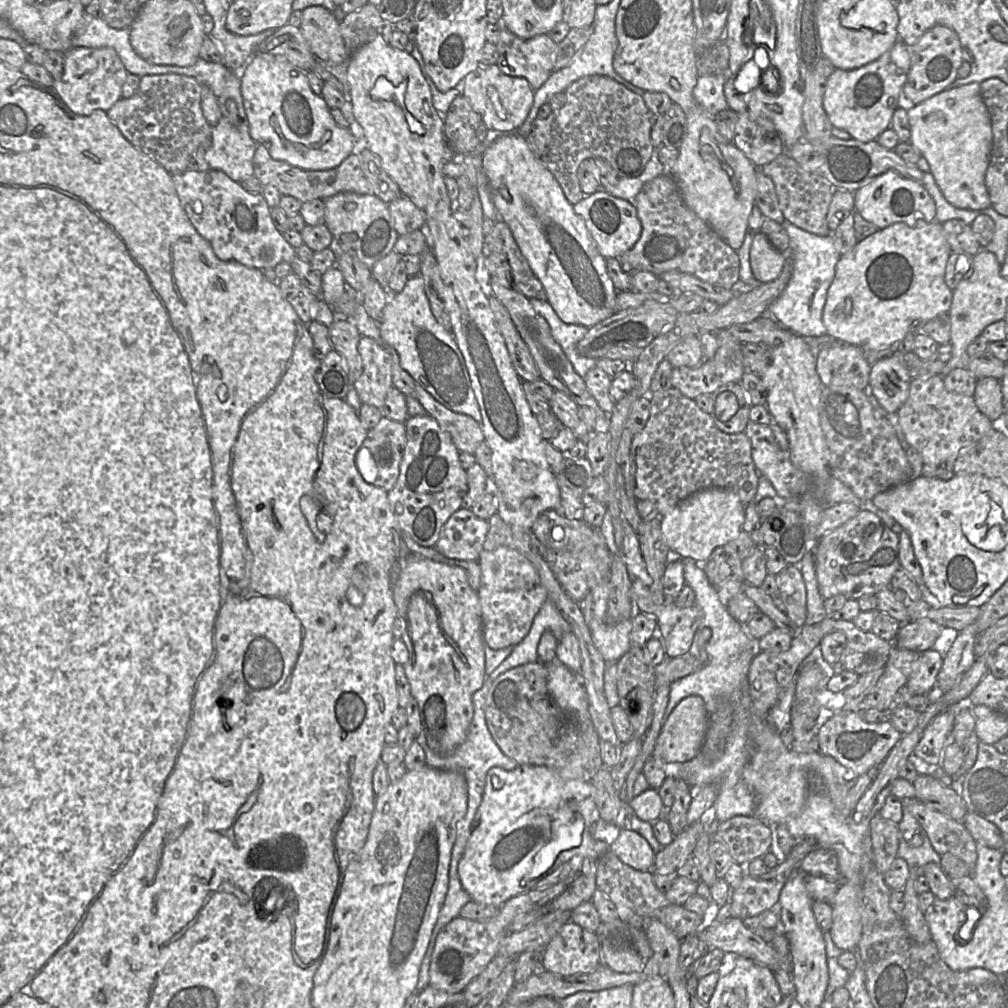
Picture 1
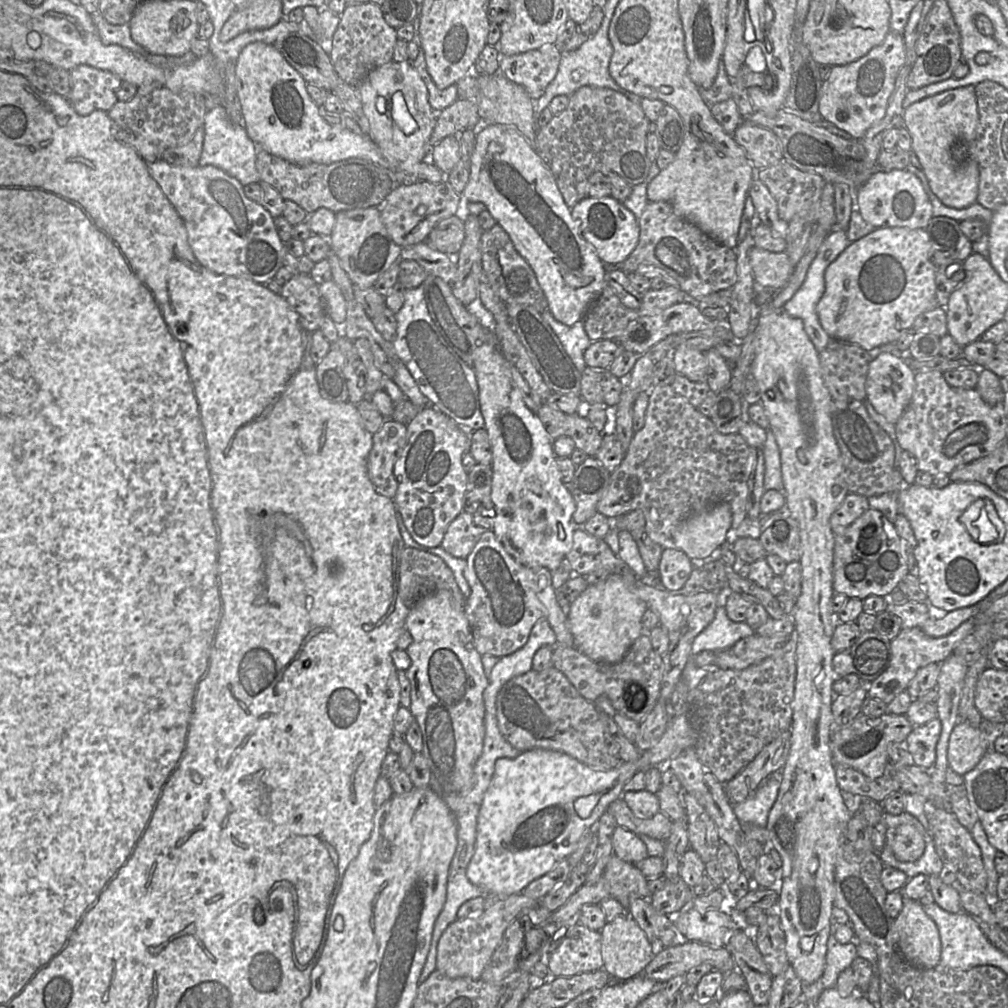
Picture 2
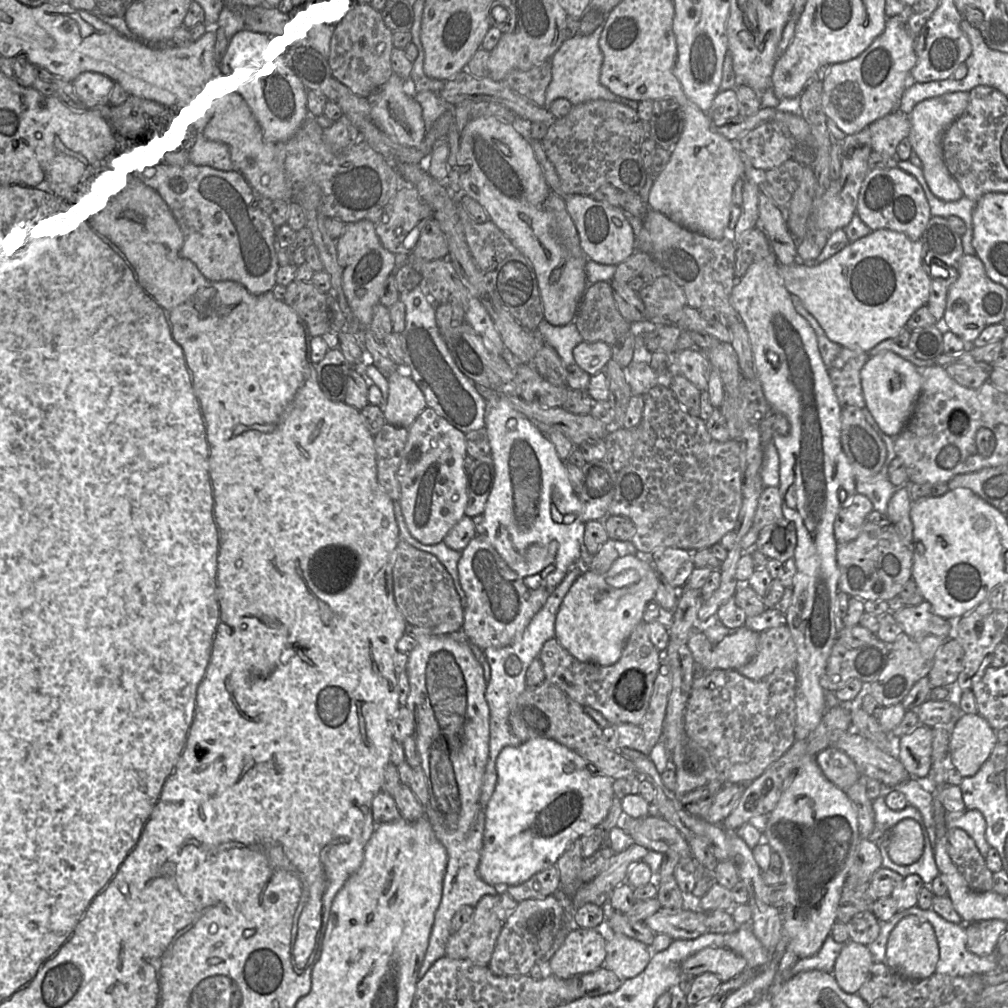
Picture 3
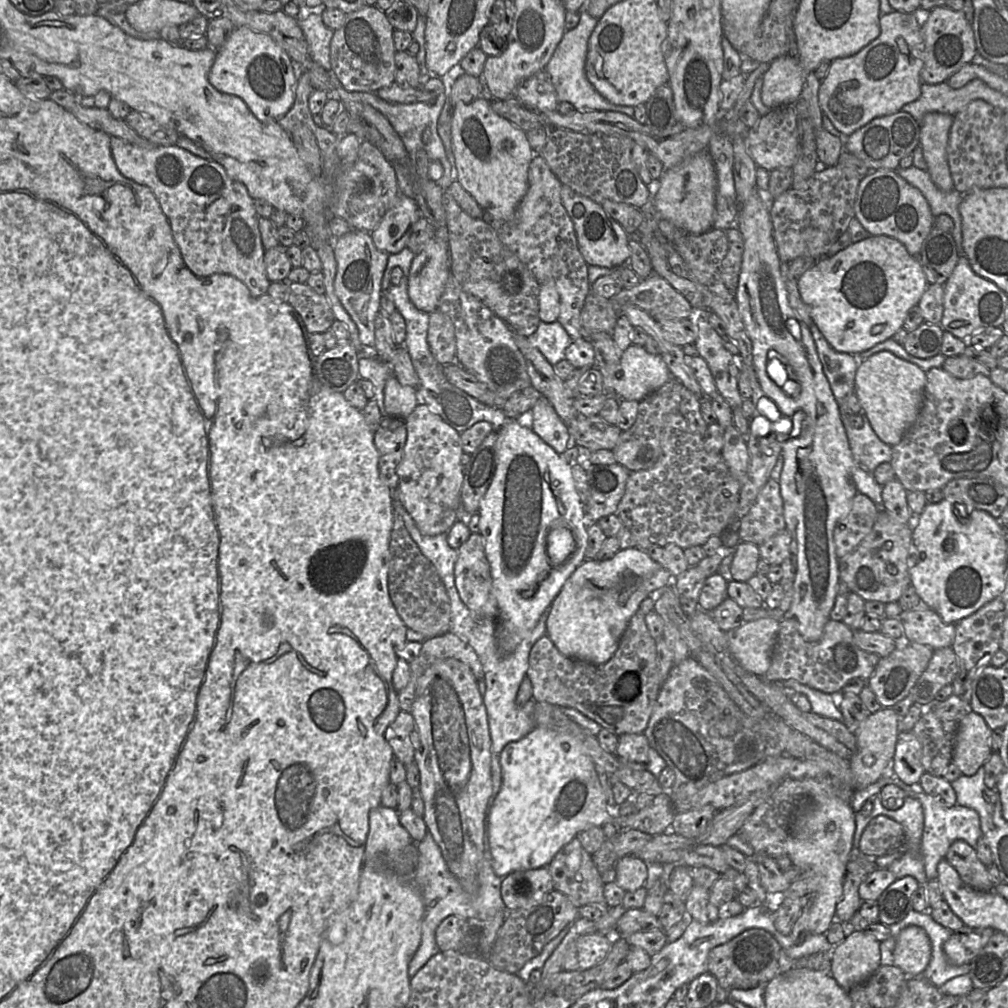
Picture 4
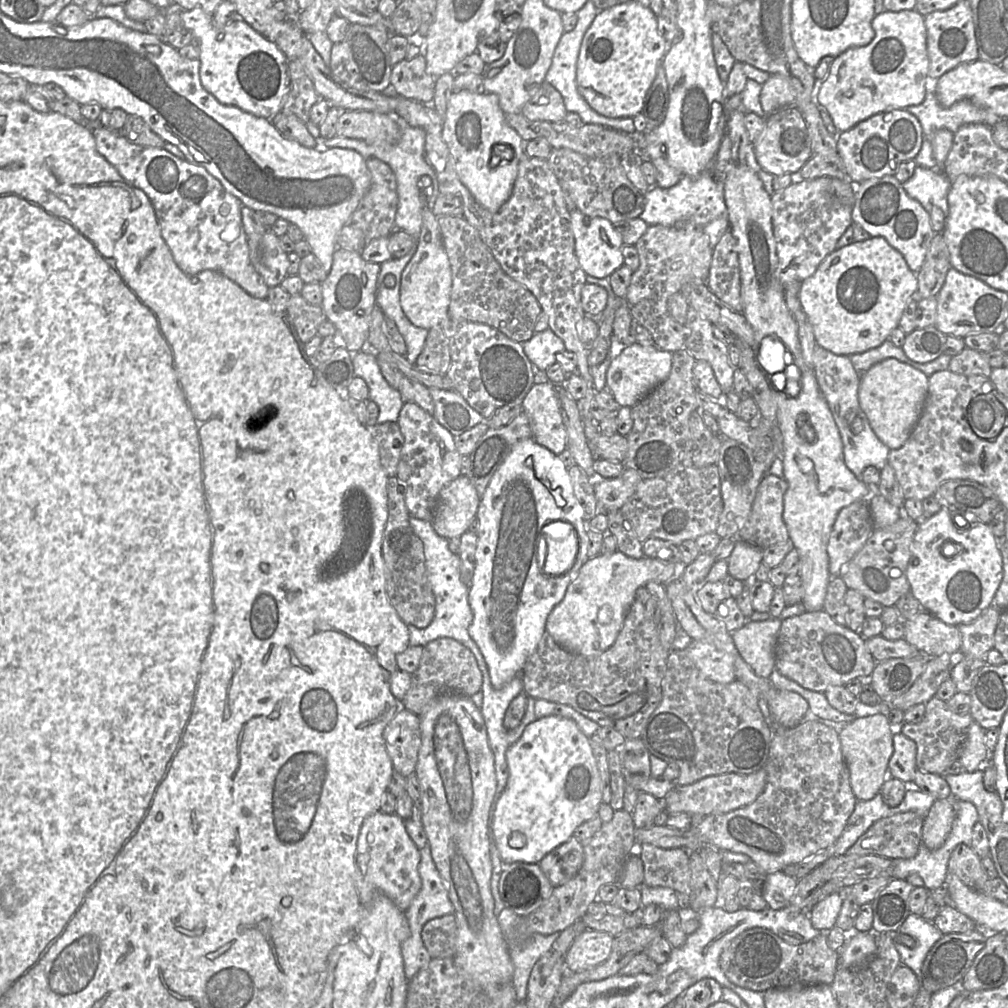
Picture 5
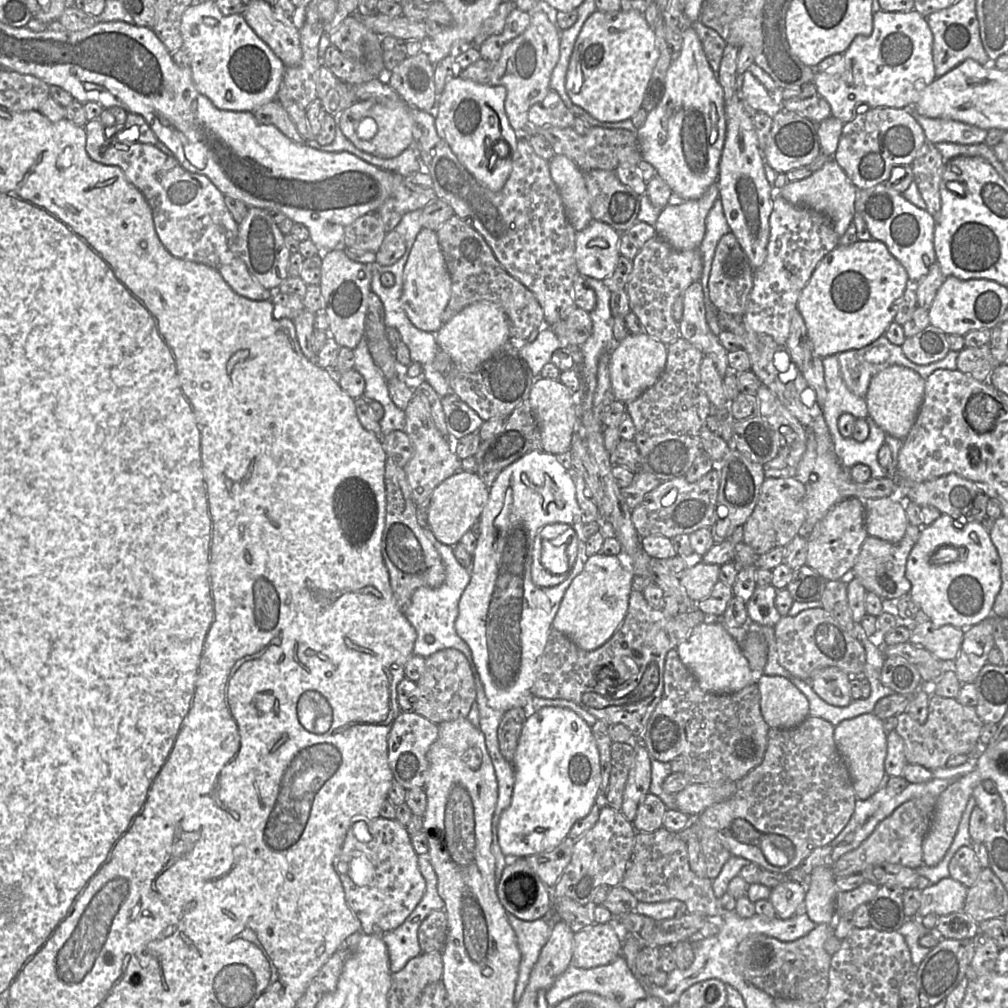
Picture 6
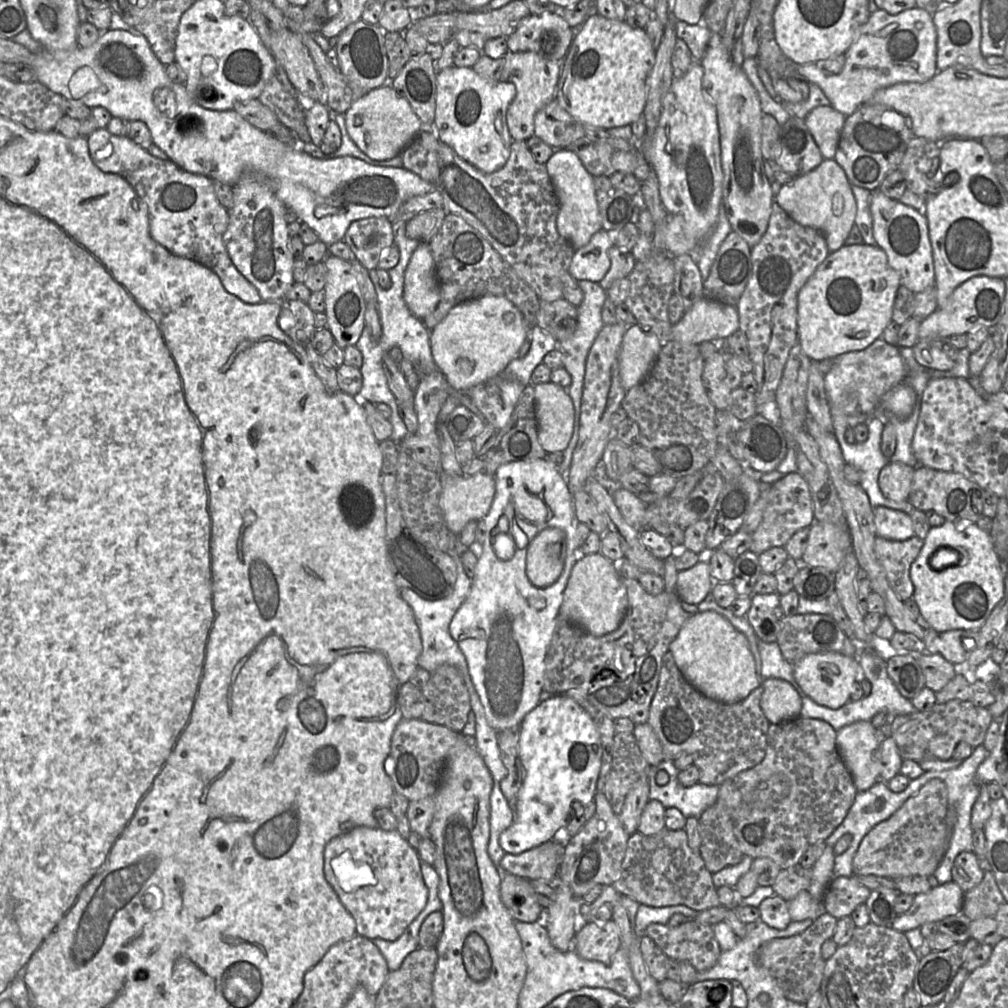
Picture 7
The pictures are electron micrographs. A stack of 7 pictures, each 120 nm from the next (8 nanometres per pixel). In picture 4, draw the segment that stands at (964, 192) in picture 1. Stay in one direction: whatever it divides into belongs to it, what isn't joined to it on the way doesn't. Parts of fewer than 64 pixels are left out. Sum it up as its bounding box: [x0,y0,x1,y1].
[919,112,954,191]

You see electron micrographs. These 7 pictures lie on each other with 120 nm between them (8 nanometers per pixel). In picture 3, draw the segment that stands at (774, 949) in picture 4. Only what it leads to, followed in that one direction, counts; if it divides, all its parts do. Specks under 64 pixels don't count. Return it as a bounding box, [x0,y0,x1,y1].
[681,947,748,982]

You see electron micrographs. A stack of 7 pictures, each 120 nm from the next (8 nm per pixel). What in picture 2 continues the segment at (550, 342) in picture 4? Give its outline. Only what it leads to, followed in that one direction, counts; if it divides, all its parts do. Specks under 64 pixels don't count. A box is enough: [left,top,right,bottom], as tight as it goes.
[541,308,592,373]

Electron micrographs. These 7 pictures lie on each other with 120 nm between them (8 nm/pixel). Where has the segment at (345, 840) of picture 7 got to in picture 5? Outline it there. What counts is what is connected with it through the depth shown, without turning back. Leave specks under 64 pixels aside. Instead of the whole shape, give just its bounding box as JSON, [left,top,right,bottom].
[355,811,422,911]

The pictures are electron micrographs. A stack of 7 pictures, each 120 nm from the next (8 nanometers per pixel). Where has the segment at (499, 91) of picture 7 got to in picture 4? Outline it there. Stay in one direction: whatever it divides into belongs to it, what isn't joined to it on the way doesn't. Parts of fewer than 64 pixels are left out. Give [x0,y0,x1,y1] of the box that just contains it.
[452,97,535,220]

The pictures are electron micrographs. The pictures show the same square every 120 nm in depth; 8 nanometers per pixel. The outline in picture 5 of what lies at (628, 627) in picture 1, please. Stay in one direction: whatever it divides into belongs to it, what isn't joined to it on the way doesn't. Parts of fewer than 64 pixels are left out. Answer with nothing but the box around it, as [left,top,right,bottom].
[546,550,680,656]

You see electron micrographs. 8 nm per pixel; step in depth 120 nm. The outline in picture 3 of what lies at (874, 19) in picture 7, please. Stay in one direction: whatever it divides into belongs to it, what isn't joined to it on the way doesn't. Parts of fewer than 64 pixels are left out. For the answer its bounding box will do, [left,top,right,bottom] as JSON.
[821,15,917,135]

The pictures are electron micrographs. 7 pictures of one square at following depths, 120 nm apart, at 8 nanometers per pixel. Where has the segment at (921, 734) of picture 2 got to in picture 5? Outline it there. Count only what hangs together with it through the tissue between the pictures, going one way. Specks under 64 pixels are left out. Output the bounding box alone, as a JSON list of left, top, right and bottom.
[889,733,917,782]

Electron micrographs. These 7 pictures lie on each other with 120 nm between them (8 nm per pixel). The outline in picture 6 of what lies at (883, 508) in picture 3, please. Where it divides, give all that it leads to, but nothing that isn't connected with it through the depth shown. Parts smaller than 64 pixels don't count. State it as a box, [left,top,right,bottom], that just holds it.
[831,417,903,479]

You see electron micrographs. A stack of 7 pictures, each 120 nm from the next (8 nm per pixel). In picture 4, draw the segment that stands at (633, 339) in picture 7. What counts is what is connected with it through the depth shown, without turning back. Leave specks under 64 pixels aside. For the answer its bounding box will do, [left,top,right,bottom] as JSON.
[614,344,672,401]

